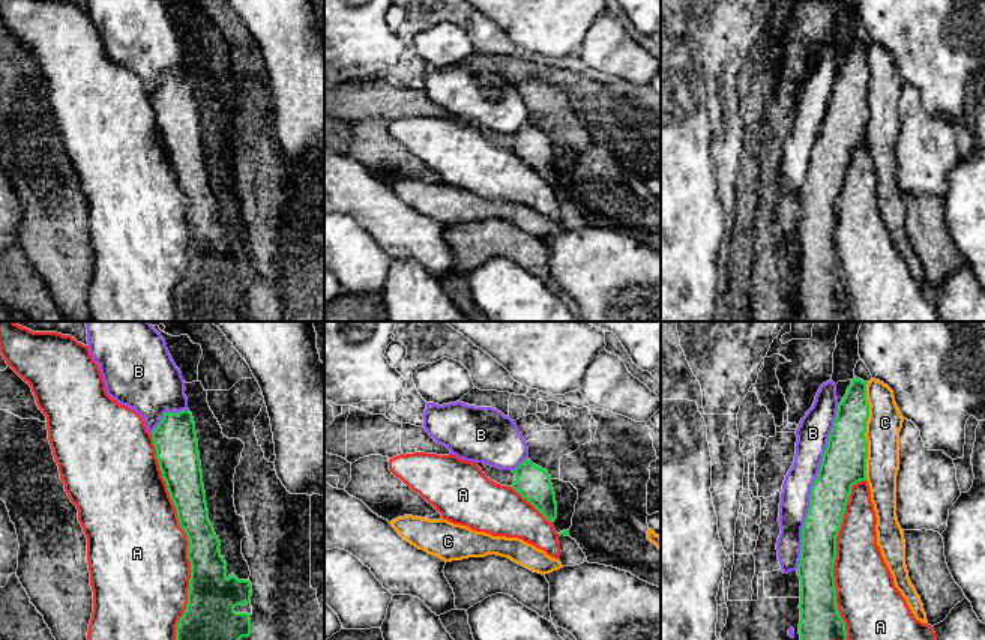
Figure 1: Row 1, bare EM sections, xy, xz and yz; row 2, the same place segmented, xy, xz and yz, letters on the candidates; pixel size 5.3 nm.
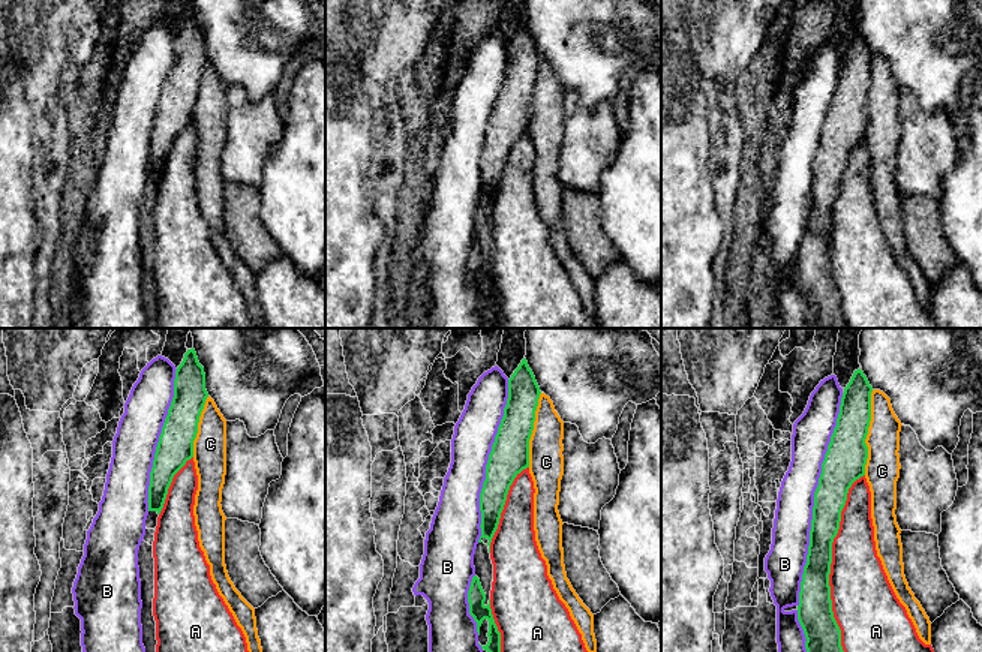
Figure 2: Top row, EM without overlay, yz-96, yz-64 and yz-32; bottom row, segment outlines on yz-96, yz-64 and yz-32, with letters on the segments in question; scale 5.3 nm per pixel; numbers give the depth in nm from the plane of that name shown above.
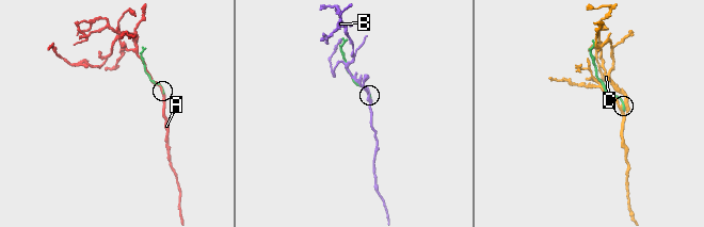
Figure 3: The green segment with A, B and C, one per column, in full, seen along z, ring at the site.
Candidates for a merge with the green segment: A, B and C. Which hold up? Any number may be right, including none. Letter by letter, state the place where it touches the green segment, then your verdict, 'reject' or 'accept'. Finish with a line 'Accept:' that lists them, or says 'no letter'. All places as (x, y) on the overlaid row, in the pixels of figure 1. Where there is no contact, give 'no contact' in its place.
A: xy (186, 535) | reject
B: yz (813, 487) | reject
C: yz (865, 431) | reject
Accept: no letter

